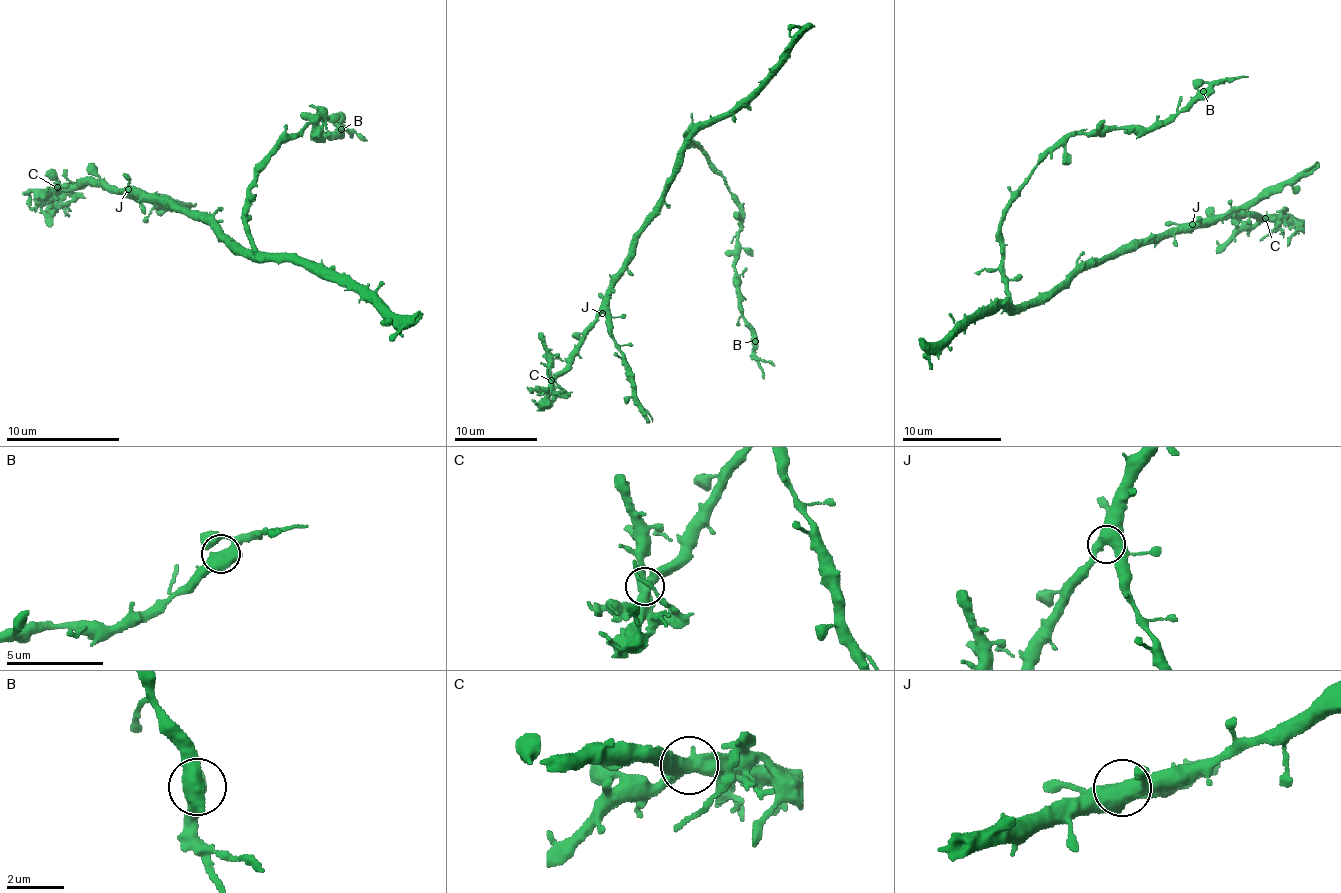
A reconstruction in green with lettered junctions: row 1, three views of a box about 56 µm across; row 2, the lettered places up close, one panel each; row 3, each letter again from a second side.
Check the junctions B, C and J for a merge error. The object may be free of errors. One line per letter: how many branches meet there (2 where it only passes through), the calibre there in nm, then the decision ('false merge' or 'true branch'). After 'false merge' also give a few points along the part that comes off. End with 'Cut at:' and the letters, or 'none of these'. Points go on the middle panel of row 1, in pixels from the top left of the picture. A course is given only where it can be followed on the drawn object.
B: 3 branches meet; 480 nm thick; true branch
C: 3 branches meet; 480 nm thick; false merge; foreign part runs (552, 381), (550, 351), (538, 332)
J: 3 branches meet; 440 nm thick; true branch
Cut at: C

